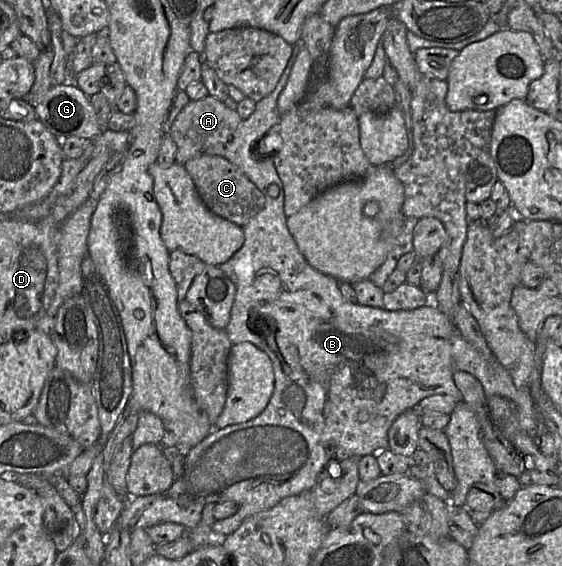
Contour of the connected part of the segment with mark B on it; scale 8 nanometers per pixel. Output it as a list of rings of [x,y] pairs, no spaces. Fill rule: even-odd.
[[[301,39],[299,42],[293,45],[291,57],[282,75],[280,76],[276,87],[270,94],[256,102],[256,107],[253,113],[248,118],[241,121],[234,133],[229,136],[228,141],[217,143],[205,150],[205,154],[221,156],[239,168],[247,176],[247,178],[264,194],[265,197],[263,208],[245,225],[242,226],[245,238],[242,247],[229,260],[219,265],[219,268],[230,278],[236,287],[235,299],[230,312],[230,320],[225,328],[228,339],[232,345],[242,342],[249,342],[268,355],[274,372],[274,389],[272,395],[266,408],[255,418],[243,423],[230,425],[222,429],[212,429],[212,431],[200,443],[188,449],[184,455],[183,472],[179,478],[174,480],[172,486],[168,490],[147,496],[130,496],[127,501],[125,501],[124,508],[115,521],[115,525],[120,525],[124,528],[127,528],[129,532],[132,532],[137,528],[146,529],[150,526],[160,523],[177,523],[183,525],[186,530],[190,530],[195,528],[199,523],[203,508],[206,504],[218,504],[225,501],[234,501],[238,505],[237,512],[234,515],[222,520],[215,520],[214,524],[212,525],[212,531],[215,536],[217,538],[224,539],[236,531],[246,518],[274,507],[286,497],[298,495],[304,491],[310,491],[312,487],[318,482],[319,474],[324,469],[328,469],[328,465],[330,463],[339,463],[342,460],[350,457],[361,458],[366,455],[374,455],[375,453],[378,453],[382,450],[386,450],[388,447],[388,430],[394,420],[403,412],[415,408],[422,399],[434,395],[447,395],[454,398],[457,403],[460,403],[462,401],[462,394],[461,391],[456,387],[453,379],[453,374],[457,370],[467,372],[474,376],[481,383],[486,398],[490,398],[492,396],[501,396],[513,403],[514,413],[506,421],[505,424],[499,425],[500,432],[506,439],[508,439],[510,443],[513,435],[520,431],[525,432],[532,438],[539,440],[539,417],[537,416],[537,410],[535,408],[529,388],[518,389],[515,386],[512,376],[508,370],[498,361],[495,356],[481,357],[478,351],[460,334],[451,318],[444,314],[437,306],[430,302],[422,307],[412,310],[389,311],[385,310],[384,308],[375,308],[371,306],[363,306],[358,303],[348,302],[343,298],[339,290],[339,281],[329,275],[315,270],[307,263],[304,256],[299,251],[297,244],[290,234],[286,224],[287,217],[285,216],[283,210],[284,188],[271,158],[273,155],[272,144],[267,143],[267,140],[268,138],[273,137],[275,131],[277,131],[276,129],[278,128],[278,123],[280,120],[280,114],[277,106],[278,96],[287,83],[290,71],[301,48],[301,45]],[[271,184],[275,184],[279,188],[279,194],[277,197],[271,197],[267,194],[267,188]],[[253,316],[264,320],[266,330],[260,330],[259,332],[252,331],[249,321]]]

